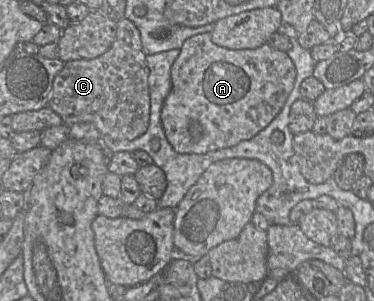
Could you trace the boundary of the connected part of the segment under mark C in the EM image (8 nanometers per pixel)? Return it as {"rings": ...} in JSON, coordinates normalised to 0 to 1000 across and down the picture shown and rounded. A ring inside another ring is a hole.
{"rings":[[[329,56],[313,70],[307,130],[283,173],[249,196],[206,196],[171,209],[166,233],[142,266],[128,355],[150,372],[179,415],[249,409],[273,455],[356,465],[377,452],[396,429],[401,385],[398,226],[388,189],[369,93]]]}

